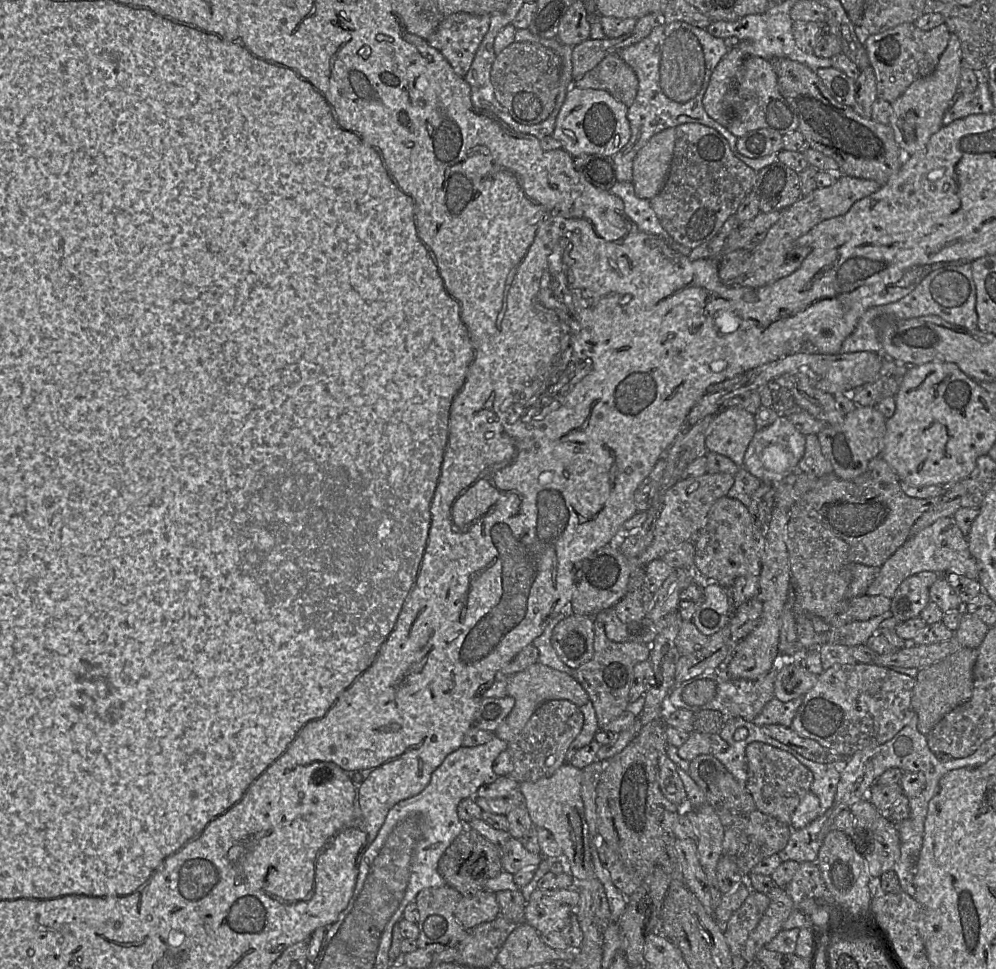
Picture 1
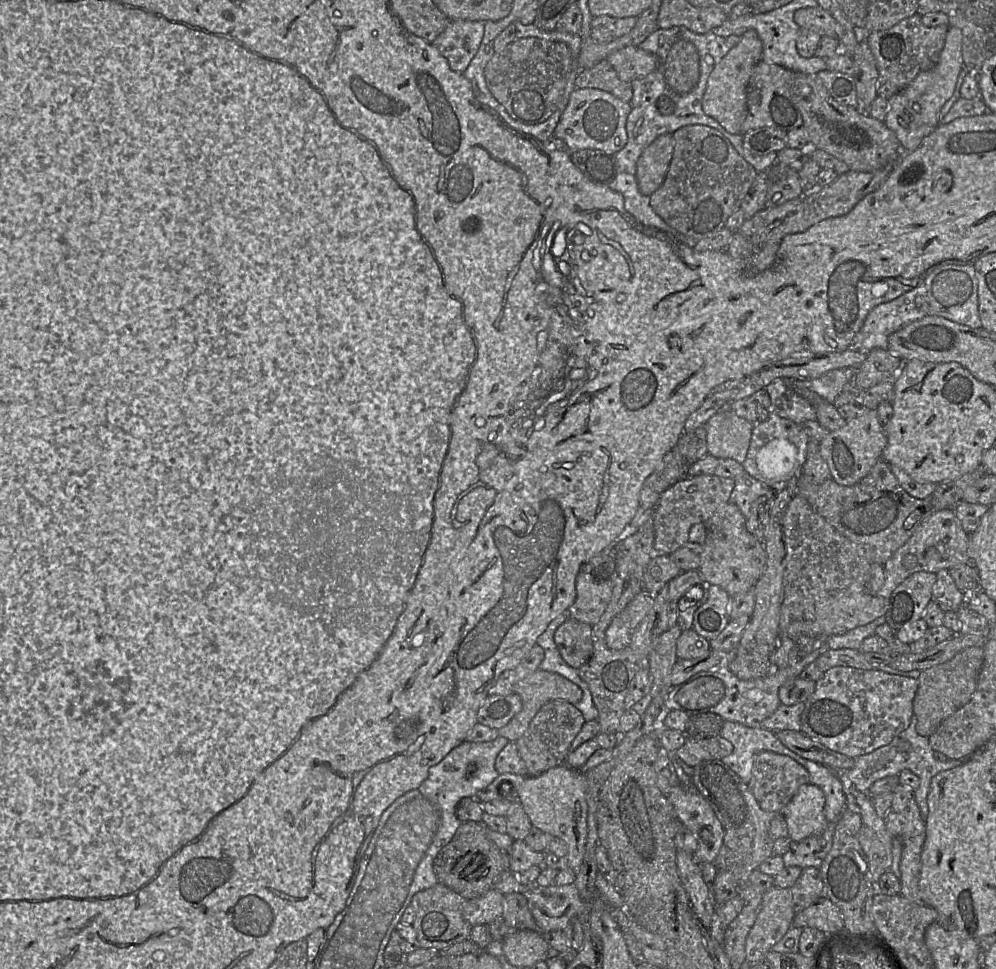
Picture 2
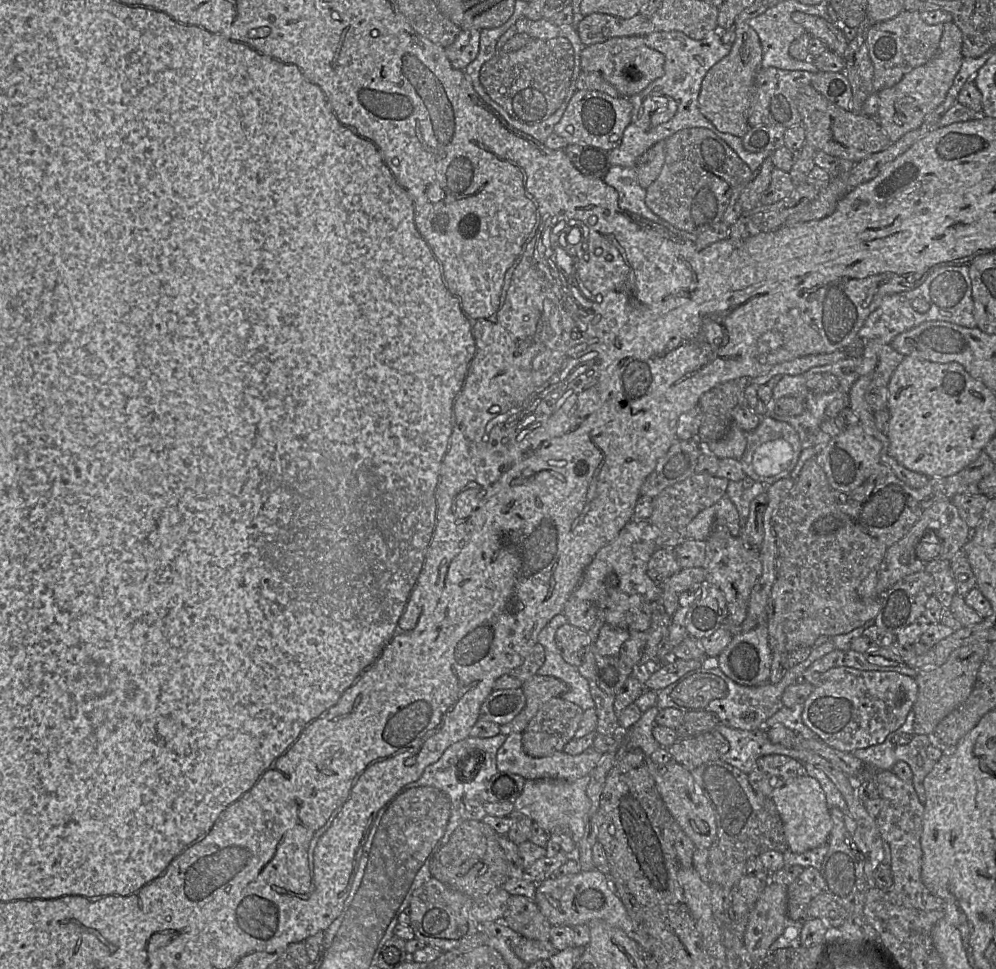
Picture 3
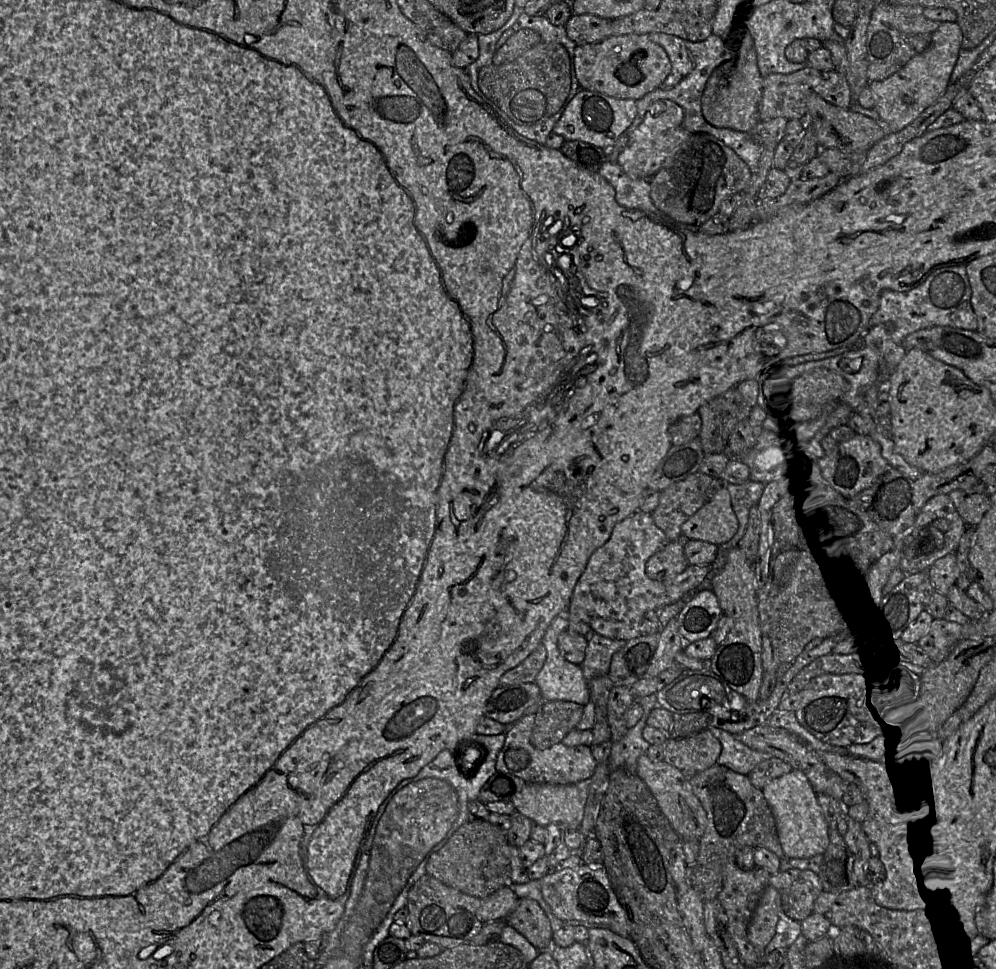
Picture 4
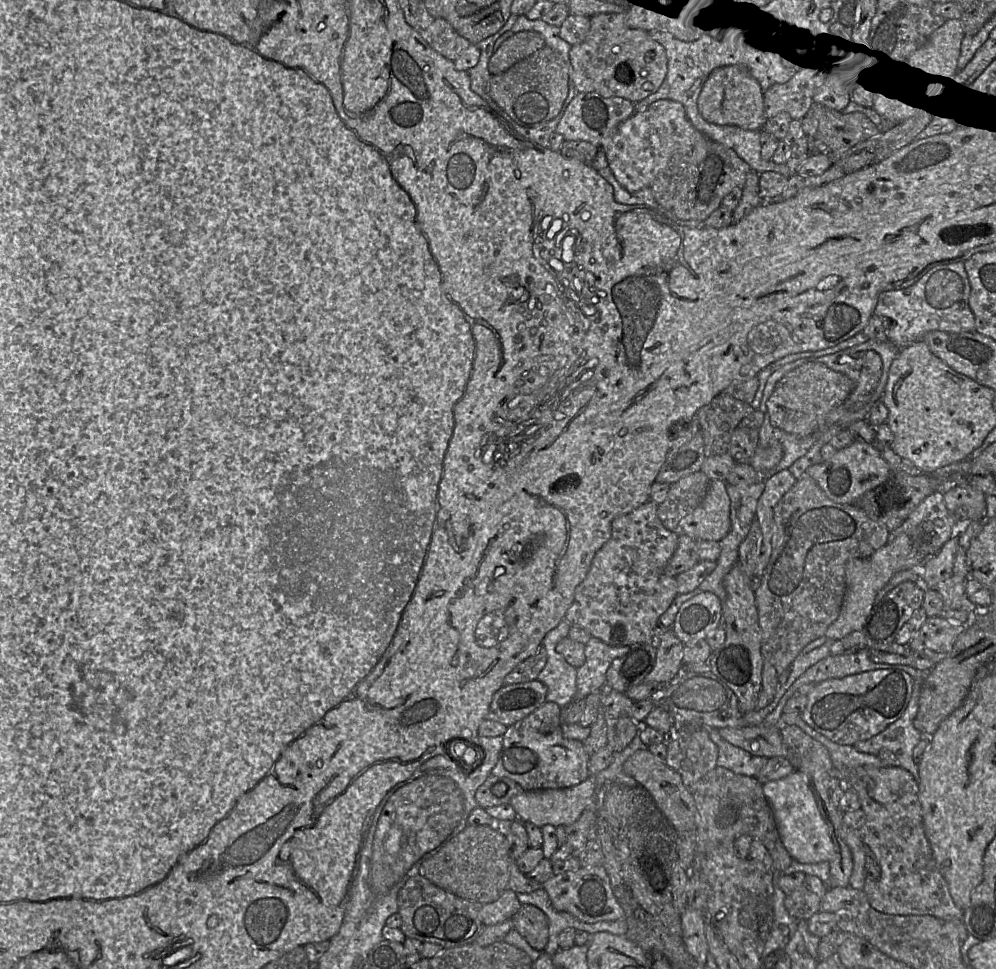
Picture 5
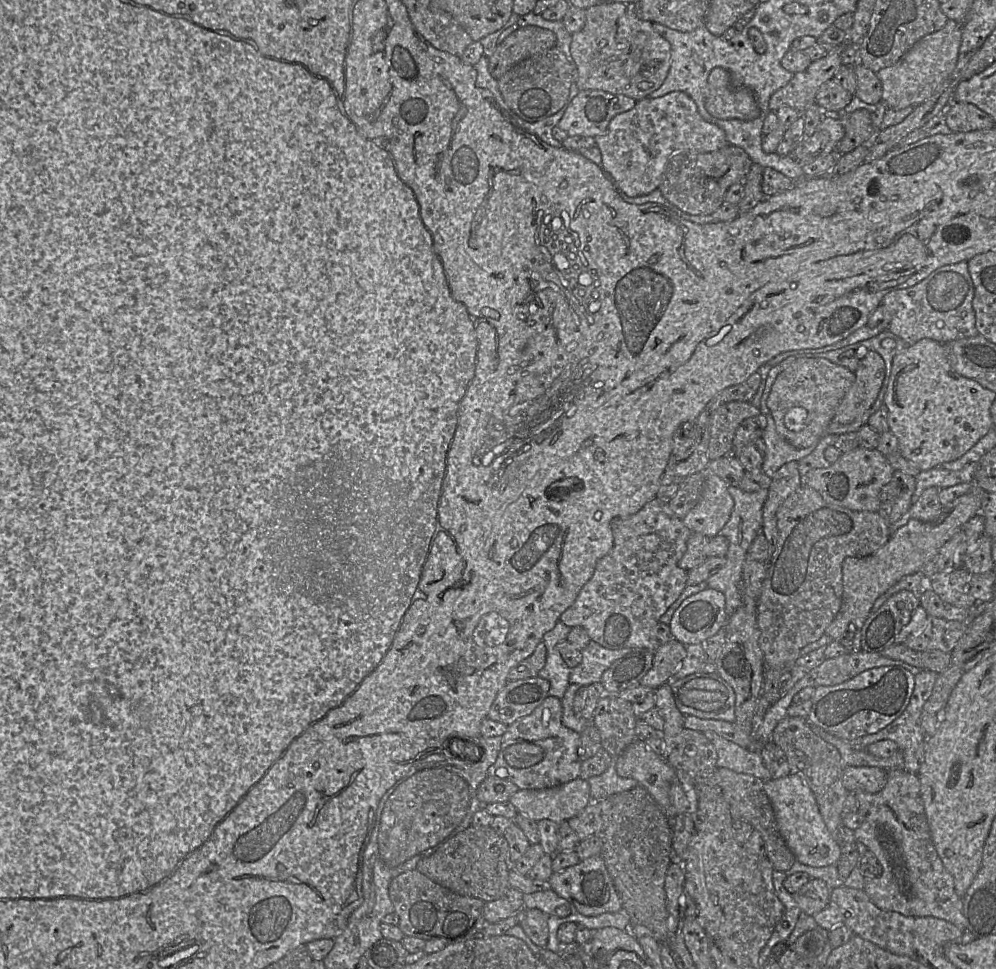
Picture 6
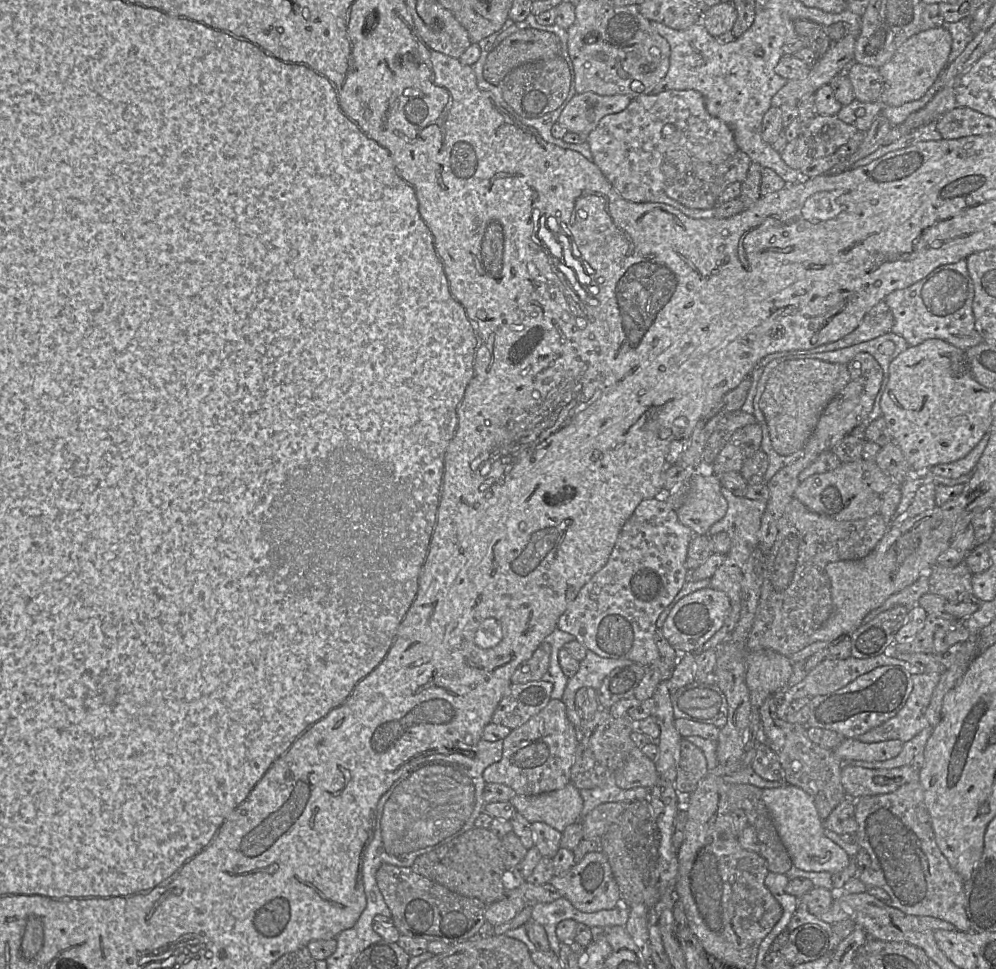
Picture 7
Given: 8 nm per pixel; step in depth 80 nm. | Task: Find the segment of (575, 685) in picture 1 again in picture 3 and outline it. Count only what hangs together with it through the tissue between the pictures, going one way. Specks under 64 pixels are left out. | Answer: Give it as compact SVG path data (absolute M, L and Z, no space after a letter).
M538 674L527 680L521 688L526 697L526 705L511 722L500 725L501 734L505 736L523 733L543 704L551 698L560 697L569 689L566 683L555 677Z

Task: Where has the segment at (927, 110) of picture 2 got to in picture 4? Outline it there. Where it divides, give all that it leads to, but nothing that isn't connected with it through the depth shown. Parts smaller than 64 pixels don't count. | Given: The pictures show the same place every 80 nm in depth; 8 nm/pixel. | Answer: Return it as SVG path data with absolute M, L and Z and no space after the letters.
M942 22L924 52L914 56L904 67L887 79L869 83L874 95L874 108L886 128L886 135L905 128L944 94L950 84L961 43L962 31L958 23Z

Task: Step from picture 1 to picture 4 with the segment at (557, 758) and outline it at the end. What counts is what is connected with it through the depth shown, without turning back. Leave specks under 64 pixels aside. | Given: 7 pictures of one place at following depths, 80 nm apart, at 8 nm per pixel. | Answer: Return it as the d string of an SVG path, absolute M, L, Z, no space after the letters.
M570 701L544 702L535 714L531 744L544 750L562 742L564 737L577 727L583 709L581 704Z

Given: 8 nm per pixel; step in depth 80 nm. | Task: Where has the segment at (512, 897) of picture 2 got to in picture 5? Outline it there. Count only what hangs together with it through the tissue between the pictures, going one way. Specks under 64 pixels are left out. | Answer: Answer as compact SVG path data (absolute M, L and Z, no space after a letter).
M525 904L511 919L513 927L533 948L544 951L549 938L549 920L541 909Z

